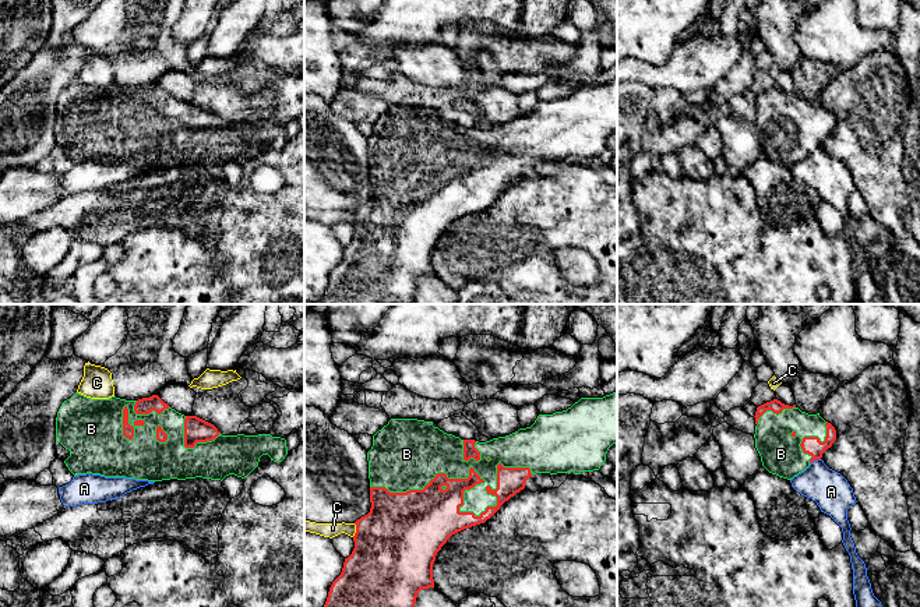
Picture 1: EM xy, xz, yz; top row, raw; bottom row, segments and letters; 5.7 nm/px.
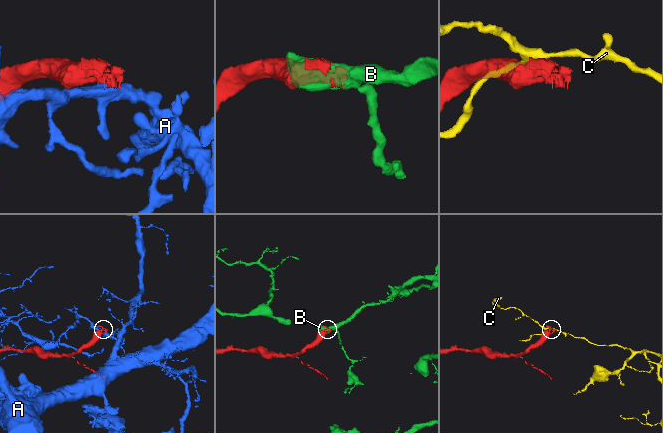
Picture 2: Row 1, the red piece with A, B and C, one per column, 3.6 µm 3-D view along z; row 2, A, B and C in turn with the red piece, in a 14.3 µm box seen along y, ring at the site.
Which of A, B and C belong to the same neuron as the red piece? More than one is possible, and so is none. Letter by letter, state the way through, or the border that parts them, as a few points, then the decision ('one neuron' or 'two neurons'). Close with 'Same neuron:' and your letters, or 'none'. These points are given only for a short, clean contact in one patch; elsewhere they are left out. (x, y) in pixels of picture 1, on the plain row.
A: border yz (820, 145), (810, 151); two neurons
B: one neuron
C: two neurons
Same neuron: B

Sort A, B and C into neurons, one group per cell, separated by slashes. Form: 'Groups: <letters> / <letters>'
Groups: A / B / C

